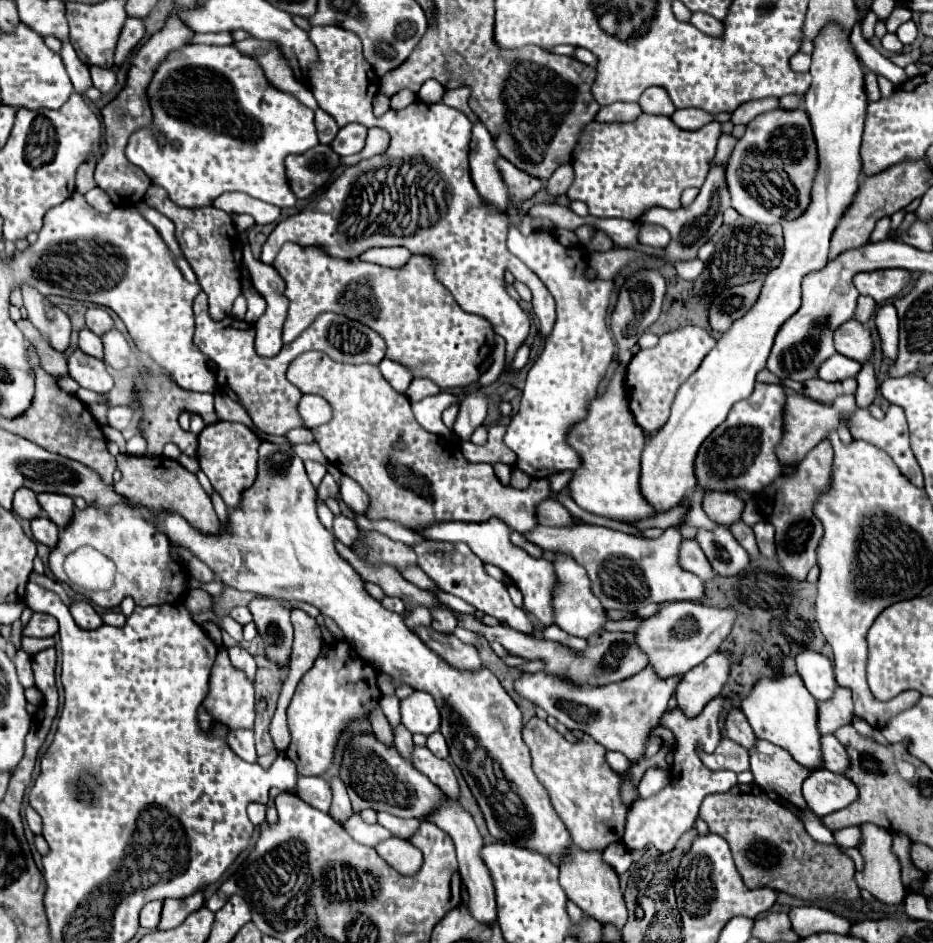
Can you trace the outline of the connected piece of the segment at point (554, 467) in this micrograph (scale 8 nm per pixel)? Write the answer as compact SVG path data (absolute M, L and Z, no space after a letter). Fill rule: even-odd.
M510 228L507 236L507 247L511 253L517 256L549 289L557 303L557 321L553 325L553 331L547 335L545 349L541 357L535 361L535 365L527 373L527 383L523 389L523 399L519 413L511 419L507 433L505 433L505 445L515 451L517 461L515 467L527 473L533 479L545 479L559 471L573 471L579 467L577 453L567 445L567 431L587 415L587 403L591 397L597 395L597 385L605 377L605 371L613 359L613 337L609 329L605 327L605 315L609 305L609 295L613 289L611 281L587 281L585 269L587 269L587 253L581 251L581 247L563 247L553 233L537 231L529 237L516 235L516 229Z

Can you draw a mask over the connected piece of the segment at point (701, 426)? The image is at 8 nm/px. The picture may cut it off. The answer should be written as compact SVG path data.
M829 23L821 31L821 35L815 39L815 51L811 57L813 83L805 95L803 105L807 117L811 119L811 129L819 151L819 167L811 187L811 203L799 219L783 223L783 259L775 271L767 273L755 307L751 307L747 315L743 315L729 327L729 331L723 333L695 375L691 375L691 379L679 387L671 405L669 421L645 443L639 485L643 497L653 503L655 513L677 507L685 495L697 487L695 455L699 453L701 443L727 419L729 409L737 401L751 395L755 387L755 375L765 369L765 361L779 327L801 307L803 277L827 265L831 233L835 231L847 207L853 203L853 197L859 189L859 147L865 109L869 103L863 87L863 67L851 49L849 35L837 23Z

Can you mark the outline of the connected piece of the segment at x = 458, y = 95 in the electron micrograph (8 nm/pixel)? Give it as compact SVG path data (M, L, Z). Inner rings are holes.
M459 87L459 89L453 89L453 91L445 91L445 95L443 95L443 103L445 103L445 105L463 111L463 113L469 117L471 123L477 123L479 117L469 109L467 99L469 99L469 91L467 91L467 87Z

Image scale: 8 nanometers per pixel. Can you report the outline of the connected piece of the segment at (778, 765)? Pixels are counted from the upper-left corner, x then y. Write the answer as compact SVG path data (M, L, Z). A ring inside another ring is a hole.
M757 739L755 747L749 749L749 759L751 773L761 789L775 791L781 799L793 803L795 807L807 809L807 803L801 795L801 781L805 781L813 769L801 767L785 749L763 739Z

